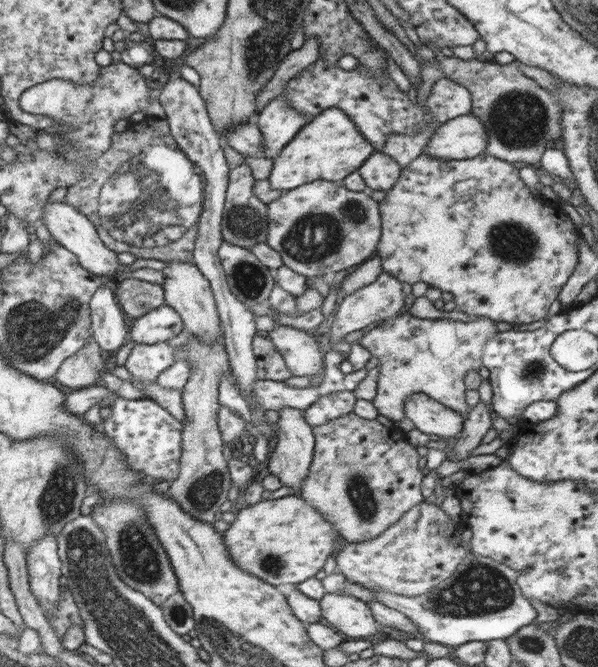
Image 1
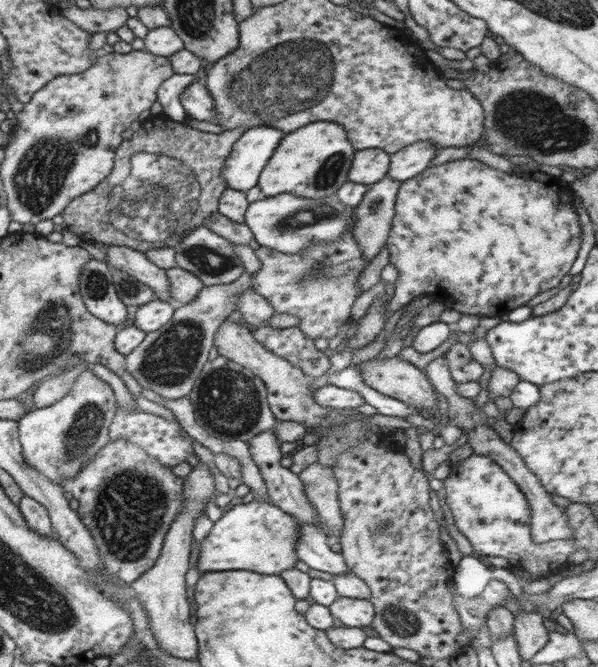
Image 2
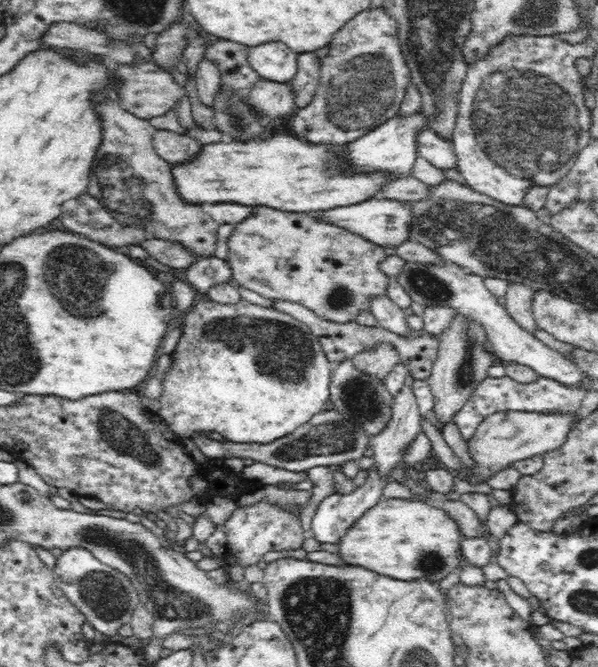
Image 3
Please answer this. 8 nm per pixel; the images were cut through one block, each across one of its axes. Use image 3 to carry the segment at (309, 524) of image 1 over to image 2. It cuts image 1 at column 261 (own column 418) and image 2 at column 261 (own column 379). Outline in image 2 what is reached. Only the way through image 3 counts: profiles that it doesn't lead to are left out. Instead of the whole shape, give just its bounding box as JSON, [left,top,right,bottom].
[196,500,300,575]

